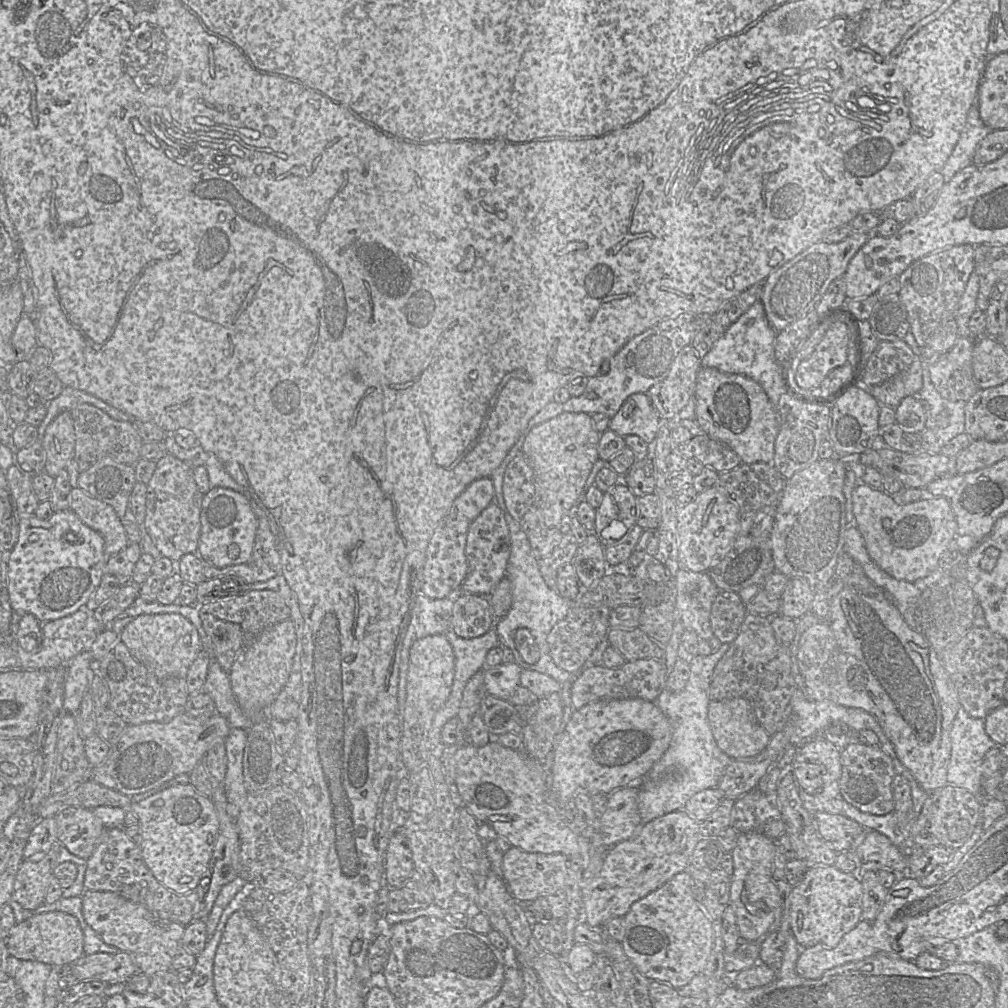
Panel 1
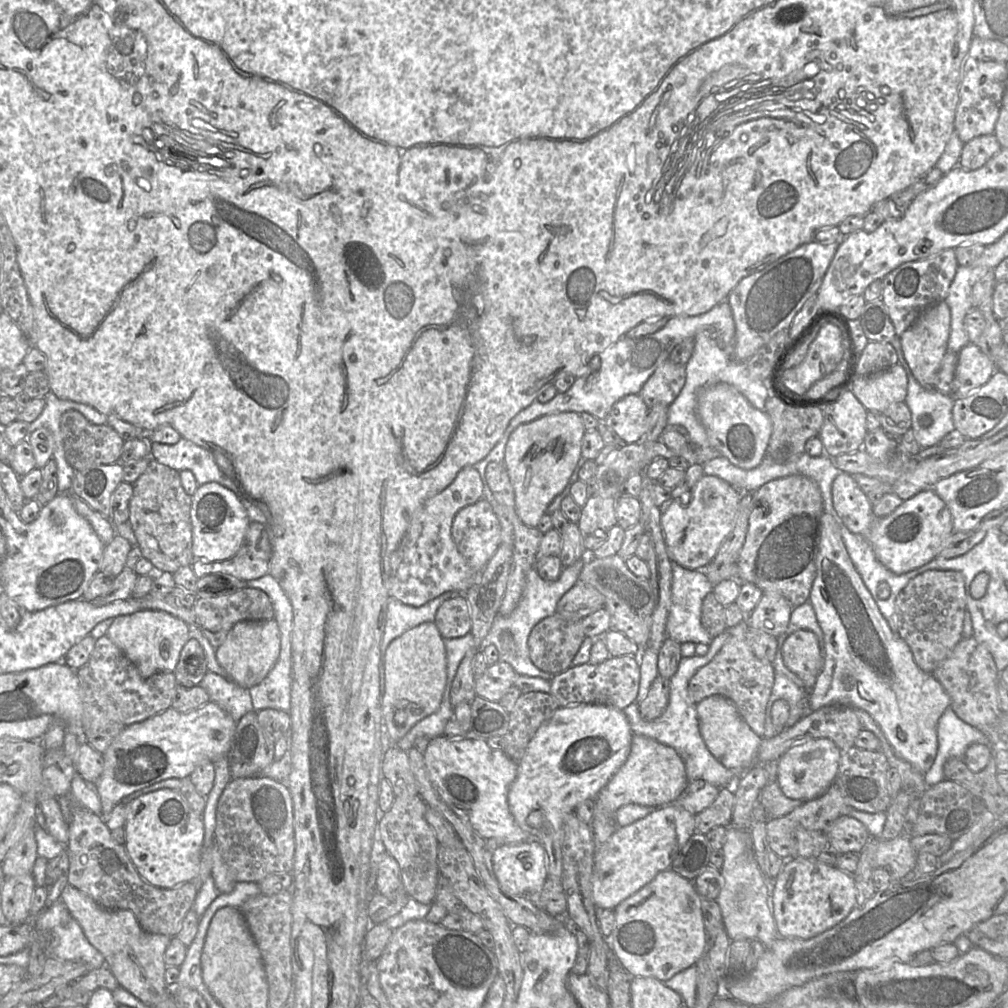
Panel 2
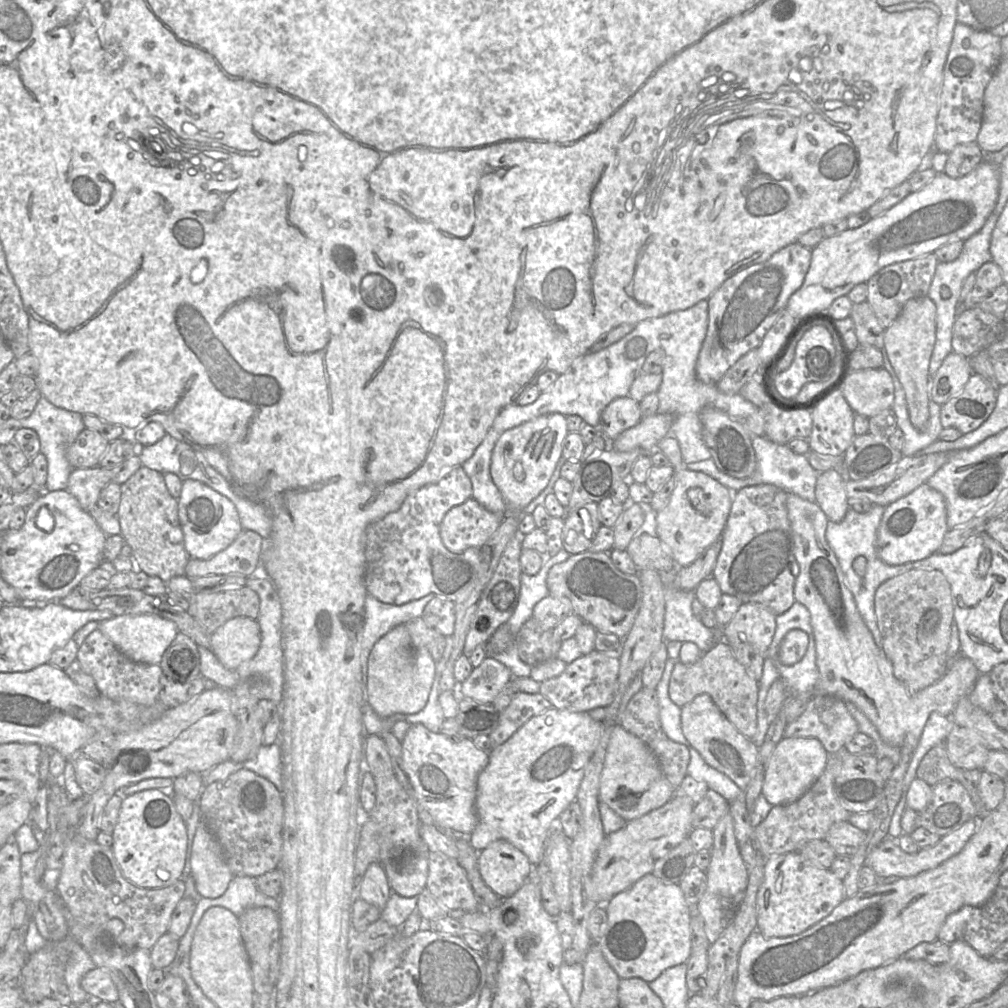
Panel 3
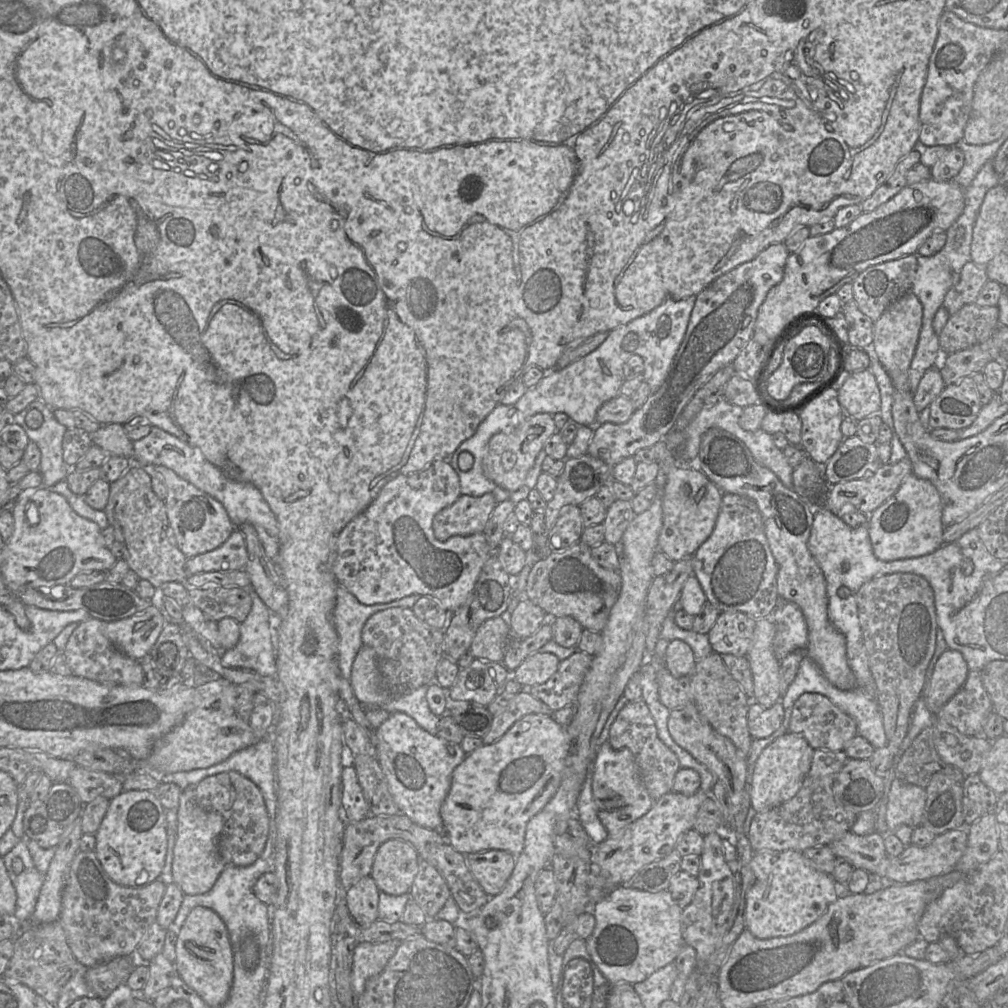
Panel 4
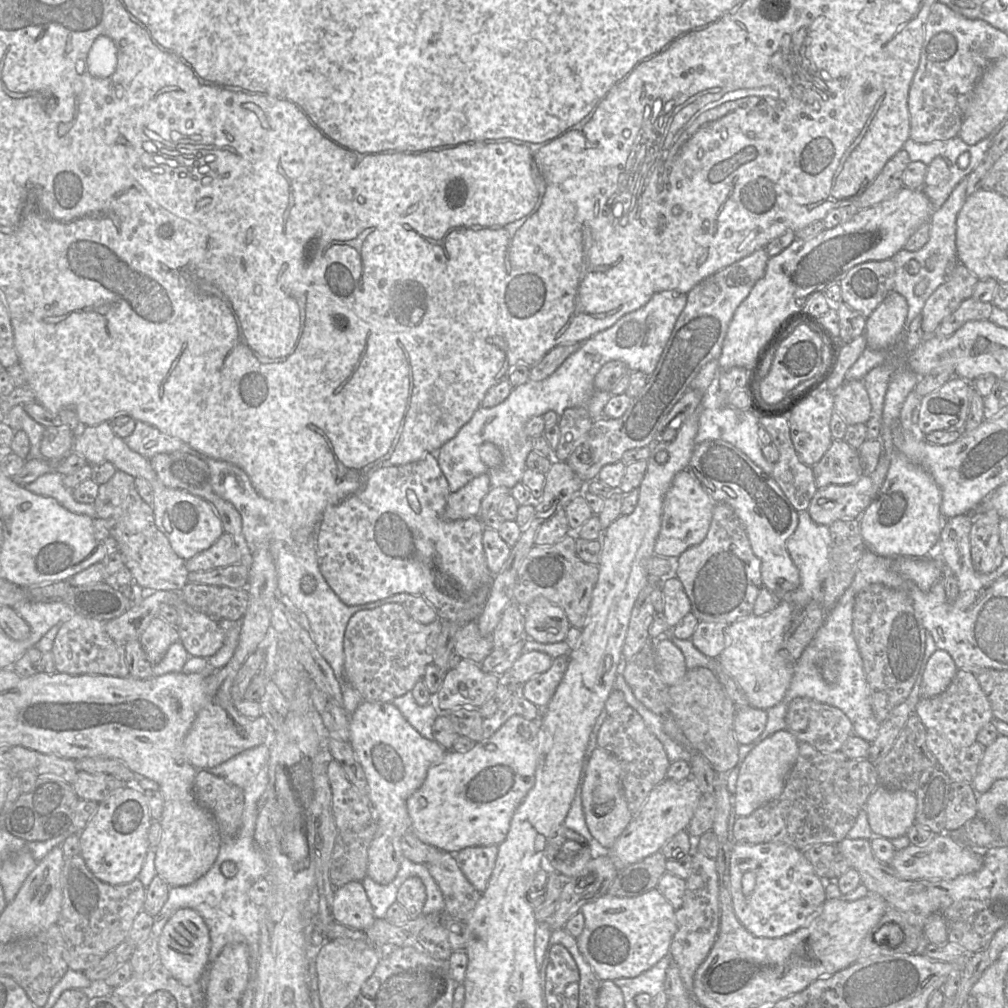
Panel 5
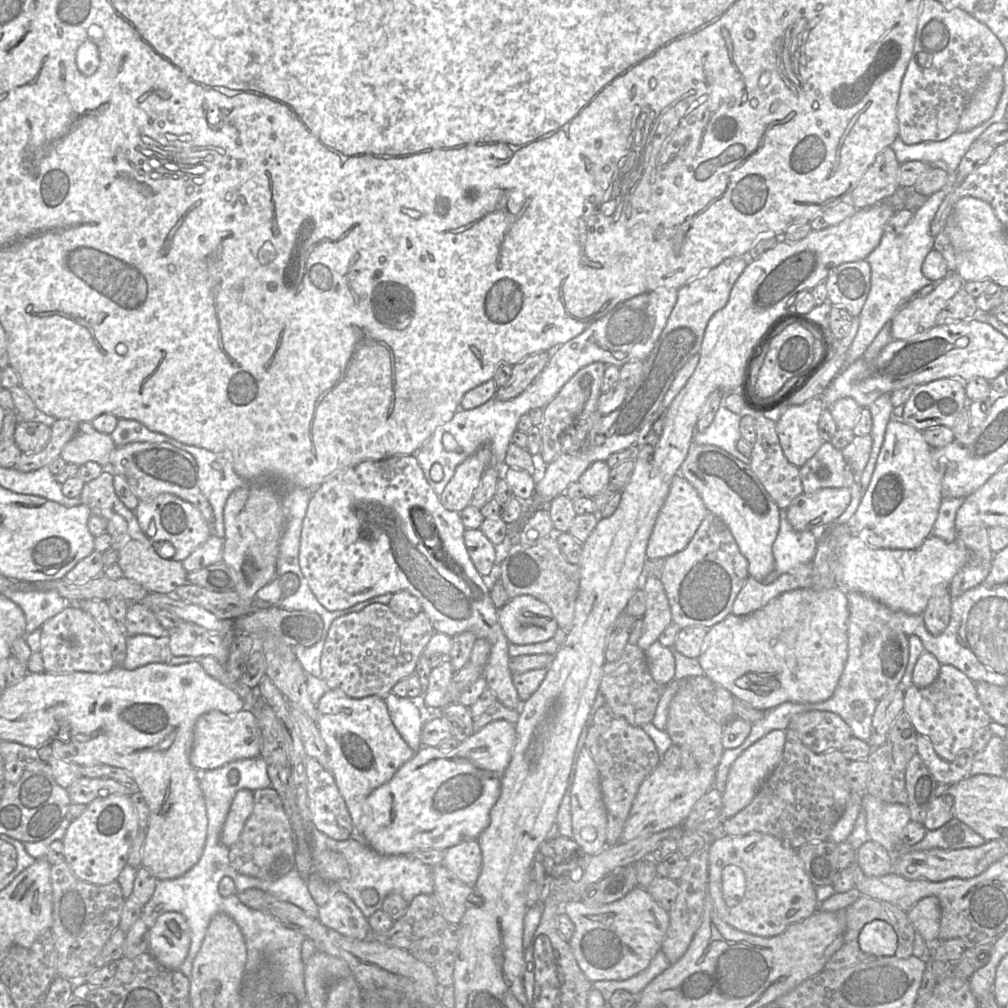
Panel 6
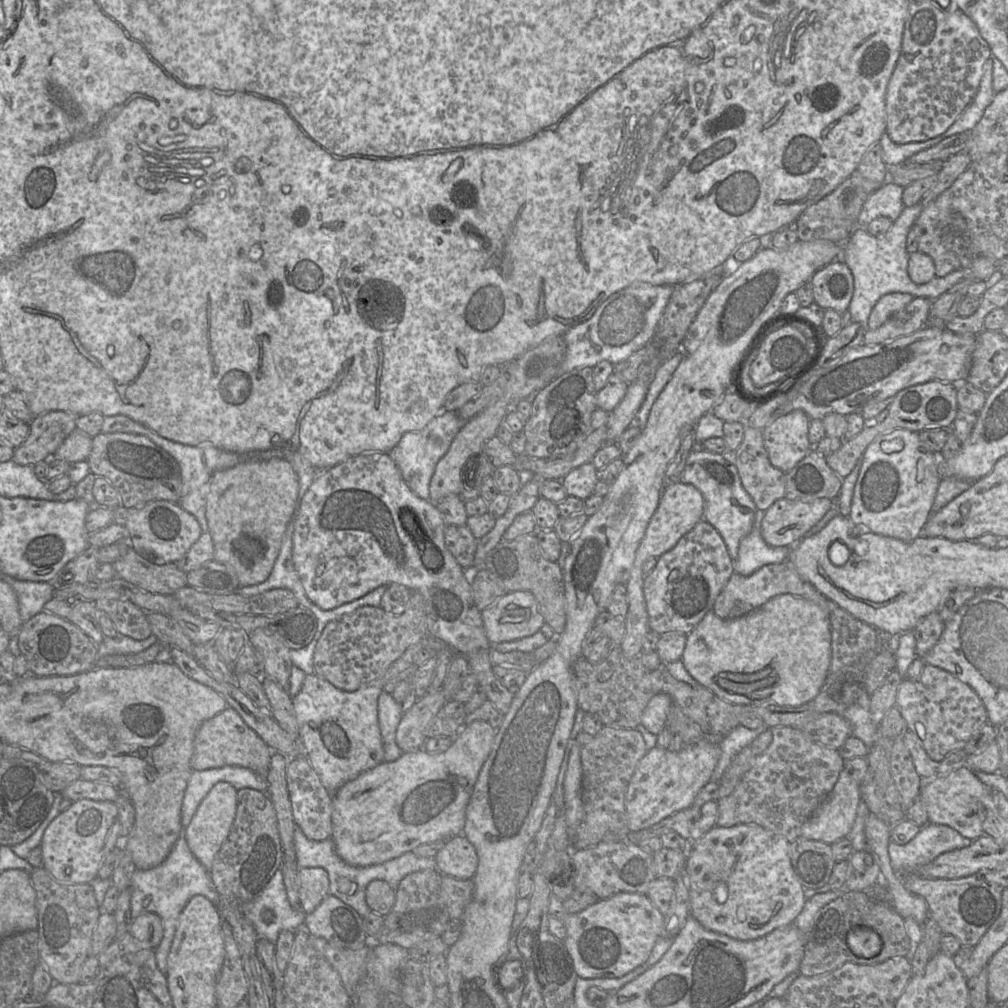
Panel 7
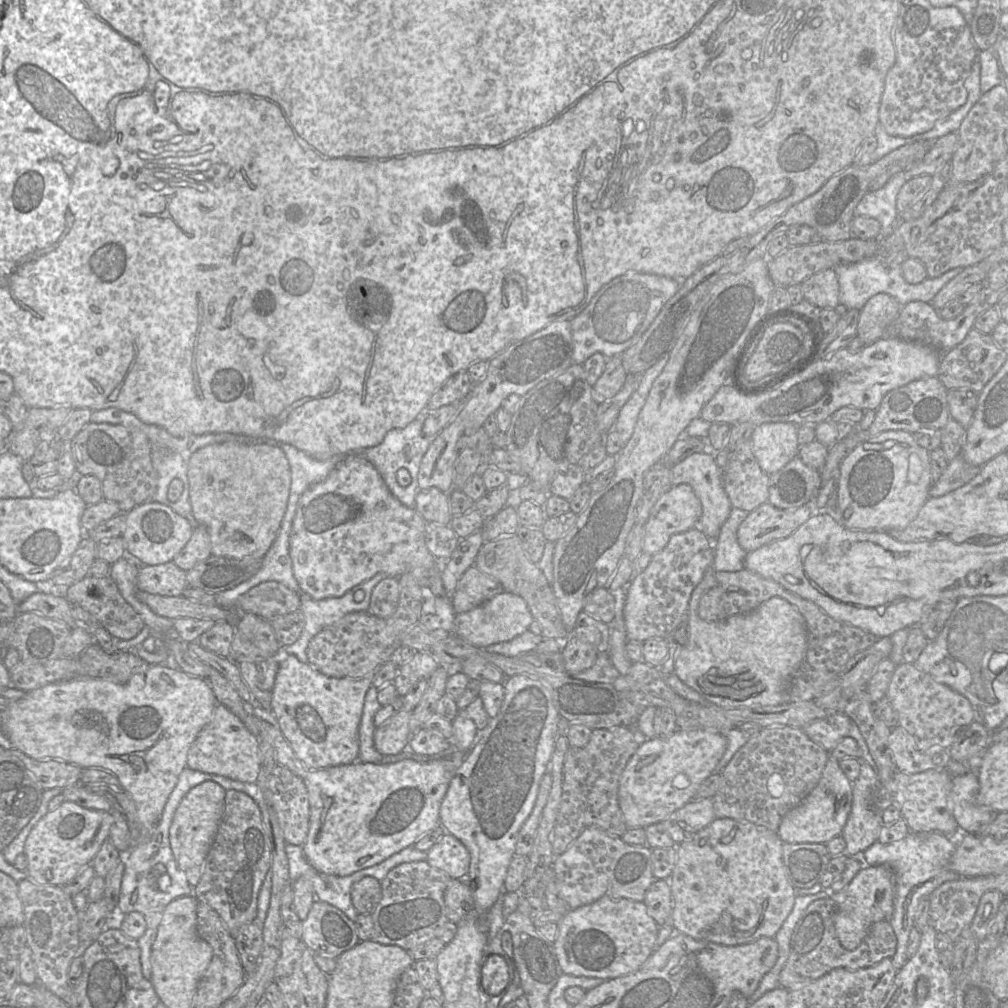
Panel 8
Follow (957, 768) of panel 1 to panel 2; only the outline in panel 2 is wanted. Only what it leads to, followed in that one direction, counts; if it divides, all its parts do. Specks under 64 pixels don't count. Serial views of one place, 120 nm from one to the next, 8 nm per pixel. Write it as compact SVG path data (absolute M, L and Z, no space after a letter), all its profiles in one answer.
M952 708L941 715L937 725L938 751L932 767L923 774L927 787L945 780L944 764L950 758L963 758L972 744L988 744L987 736L961 720Z

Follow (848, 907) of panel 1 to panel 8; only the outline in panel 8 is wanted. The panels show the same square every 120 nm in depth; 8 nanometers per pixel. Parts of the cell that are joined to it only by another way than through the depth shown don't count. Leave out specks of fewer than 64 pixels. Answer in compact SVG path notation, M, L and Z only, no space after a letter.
M715 818L709 825L687 838L684 842L677 844L675 866L668 880L673 900L670 922L675 932L683 933L696 940L708 941L727 946L751 943L762 937L774 938L790 914L796 898L794 892L795 888L791 885L787 878L783 863L783 844L784 843L776 832L747 821L740 821L731 818Z

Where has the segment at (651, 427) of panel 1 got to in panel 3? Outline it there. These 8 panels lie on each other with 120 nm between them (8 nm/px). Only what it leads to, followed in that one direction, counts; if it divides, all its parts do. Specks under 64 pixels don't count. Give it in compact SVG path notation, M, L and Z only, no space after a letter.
M630 396L611 401L602 411L599 425L608 440L635 426L642 419L639 402Z

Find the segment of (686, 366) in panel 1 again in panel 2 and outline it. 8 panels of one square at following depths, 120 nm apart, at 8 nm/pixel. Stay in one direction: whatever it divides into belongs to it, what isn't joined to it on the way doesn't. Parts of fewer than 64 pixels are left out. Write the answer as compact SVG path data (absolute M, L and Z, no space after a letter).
M665 360L648 378L639 392L647 406L662 403L669 406L686 382L685 365Z

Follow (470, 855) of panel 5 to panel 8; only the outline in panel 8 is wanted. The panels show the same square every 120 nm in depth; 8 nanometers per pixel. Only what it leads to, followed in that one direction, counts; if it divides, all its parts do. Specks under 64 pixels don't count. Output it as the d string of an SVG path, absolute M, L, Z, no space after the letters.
M445 833L426 853L426 862L451 879L466 878L471 856L466 846L454 835Z

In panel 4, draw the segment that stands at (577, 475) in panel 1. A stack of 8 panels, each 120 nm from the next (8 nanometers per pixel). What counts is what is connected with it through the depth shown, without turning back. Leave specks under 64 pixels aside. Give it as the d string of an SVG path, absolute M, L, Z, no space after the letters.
M539 413L513 429L494 434L487 443L482 459L485 476L500 488L509 492L517 491L524 485L528 472L539 452L543 450L545 442L557 431L553 415Z

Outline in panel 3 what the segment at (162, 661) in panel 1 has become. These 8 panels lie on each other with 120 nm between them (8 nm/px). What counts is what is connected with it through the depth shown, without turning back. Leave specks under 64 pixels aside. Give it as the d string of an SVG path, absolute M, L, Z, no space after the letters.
M155 614L114 616L99 622L98 628L131 660L143 664L157 665L159 665L162 655L179 633L179 629L174 622Z

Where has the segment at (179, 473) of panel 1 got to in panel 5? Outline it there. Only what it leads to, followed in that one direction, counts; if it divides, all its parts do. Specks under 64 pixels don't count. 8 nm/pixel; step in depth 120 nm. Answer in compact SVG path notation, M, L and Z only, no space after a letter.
M117 470L109 481L99 485L93 506L96 517L105 521L110 537L117 542L133 582L145 589L181 592L188 583L186 561L174 552L166 535L157 528L153 508L140 497L133 476Z

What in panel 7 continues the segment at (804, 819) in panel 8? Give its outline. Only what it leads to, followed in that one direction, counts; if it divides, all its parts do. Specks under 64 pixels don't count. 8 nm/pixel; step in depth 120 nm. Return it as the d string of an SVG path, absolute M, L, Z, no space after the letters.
M843 769L832 791L801 827L800 839L832 845L847 837L860 801L859 784Z

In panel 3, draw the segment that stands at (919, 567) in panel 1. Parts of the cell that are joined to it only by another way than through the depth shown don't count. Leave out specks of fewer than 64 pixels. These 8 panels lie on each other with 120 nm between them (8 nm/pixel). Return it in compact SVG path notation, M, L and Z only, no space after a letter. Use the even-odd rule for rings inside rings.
M836 470L820 472L818 475L815 503L823 510L829 521L842 521L850 509L845 483ZM927 483L886 506L877 532L877 552L888 565L902 565L928 558L939 552L947 525L947 504L944 496Z

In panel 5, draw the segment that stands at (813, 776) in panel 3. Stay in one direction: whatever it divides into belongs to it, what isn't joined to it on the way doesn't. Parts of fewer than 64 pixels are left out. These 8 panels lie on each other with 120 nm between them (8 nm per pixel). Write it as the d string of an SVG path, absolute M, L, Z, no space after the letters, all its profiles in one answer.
M785 729L767 737L748 753L739 768L733 794L733 813L736 817L746 817L781 795L786 779L797 760L798 745L798 739Z

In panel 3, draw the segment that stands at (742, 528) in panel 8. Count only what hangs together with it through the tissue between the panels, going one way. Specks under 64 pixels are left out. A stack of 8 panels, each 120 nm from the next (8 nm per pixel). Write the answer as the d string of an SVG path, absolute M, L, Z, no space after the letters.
M948 451L929 455L902 457L886 470L869 478L846 481L845 490L849 500L867 499L874 505L887 506L908 495L939 470L949 459Z

